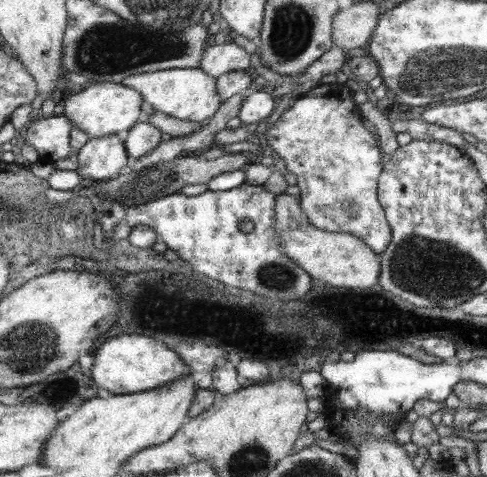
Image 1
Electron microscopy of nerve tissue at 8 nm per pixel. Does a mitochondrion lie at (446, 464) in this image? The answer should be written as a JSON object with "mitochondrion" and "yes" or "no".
{"mitochondrion":"no"}

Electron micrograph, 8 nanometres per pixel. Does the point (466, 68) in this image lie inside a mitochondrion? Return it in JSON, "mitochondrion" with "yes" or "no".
{"mitochondrion":"yes"}

